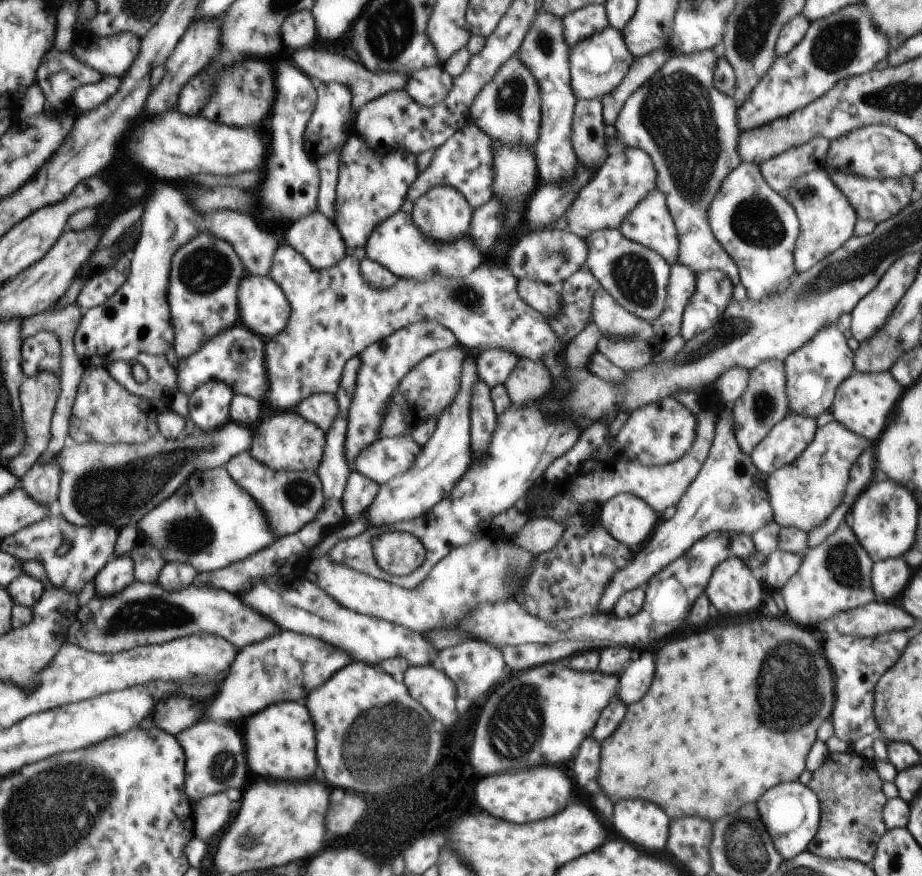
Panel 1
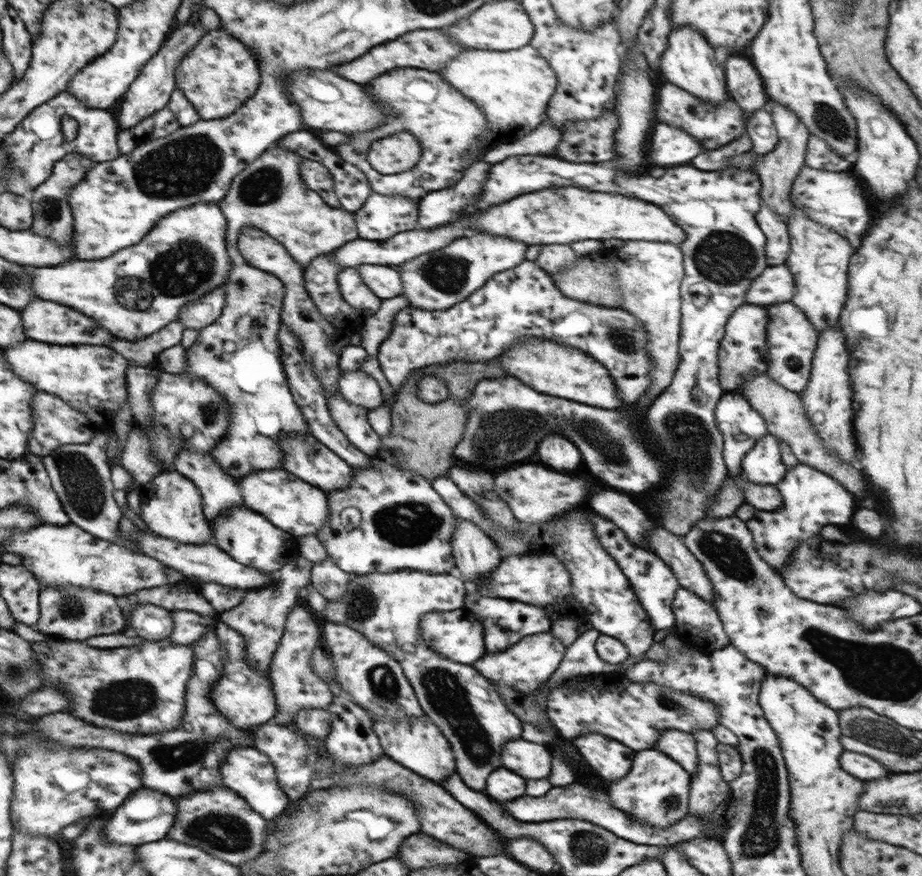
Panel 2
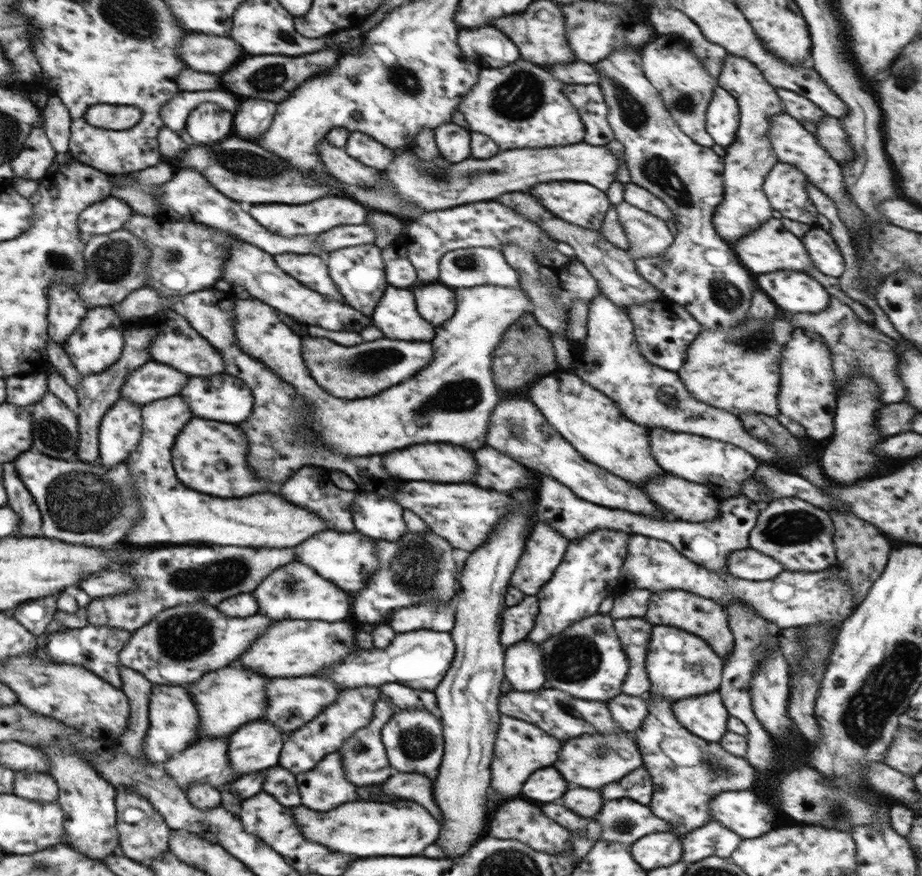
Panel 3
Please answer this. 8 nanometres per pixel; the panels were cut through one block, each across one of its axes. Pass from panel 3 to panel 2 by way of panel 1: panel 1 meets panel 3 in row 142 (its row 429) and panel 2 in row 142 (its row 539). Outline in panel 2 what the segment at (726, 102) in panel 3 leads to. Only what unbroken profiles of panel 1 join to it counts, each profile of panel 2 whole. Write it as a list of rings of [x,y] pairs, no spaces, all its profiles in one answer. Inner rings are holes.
[[[666,123],[653,125],[648,138],[647,158],[652,164],[658,166],[686,164],[702,152],[704,152],[702,144],[684,130]]]

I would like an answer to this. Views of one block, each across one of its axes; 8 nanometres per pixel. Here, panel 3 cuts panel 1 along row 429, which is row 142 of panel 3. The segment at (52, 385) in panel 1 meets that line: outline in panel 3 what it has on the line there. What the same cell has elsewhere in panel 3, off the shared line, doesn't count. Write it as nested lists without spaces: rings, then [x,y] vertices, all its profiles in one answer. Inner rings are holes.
[[[36,127],[28,138],[24,139],[19,156],[12,160],[10,165],[14,171],[14,178],[39,181],[47,174],[57,158],[58,154],[45,130]]]

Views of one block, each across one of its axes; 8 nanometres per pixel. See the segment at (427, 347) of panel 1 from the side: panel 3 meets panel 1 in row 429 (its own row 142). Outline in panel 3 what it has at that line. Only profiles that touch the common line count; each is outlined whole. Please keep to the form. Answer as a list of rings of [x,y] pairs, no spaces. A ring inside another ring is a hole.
[[[351,131],[344,146],[344,151],[361,164],[385,171],[390,168],[398,151],[388,148],[363,132]]]

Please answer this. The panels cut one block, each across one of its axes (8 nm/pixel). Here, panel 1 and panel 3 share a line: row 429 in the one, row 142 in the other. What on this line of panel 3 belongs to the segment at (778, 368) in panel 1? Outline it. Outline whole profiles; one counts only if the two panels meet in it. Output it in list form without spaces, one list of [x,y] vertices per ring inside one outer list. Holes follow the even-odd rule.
[[[727,53],[724,65],[720,69],[718,87],[736,97],[740,109],[740,124],[736,131],[735,141],[726,149],[724,160],[724,198],[716,206],[712,224],[718,235],[727,243],[734,244],[748,232],[754,232],[772,218],[772,205],[763,191],[766,175],[778,162],[776,153],[772,149],[770,138],[770,122],[776,114],[784,112],[782,99],[776,93],[777,88],[768,83],[763,72],[756,65],[742,56]]]

